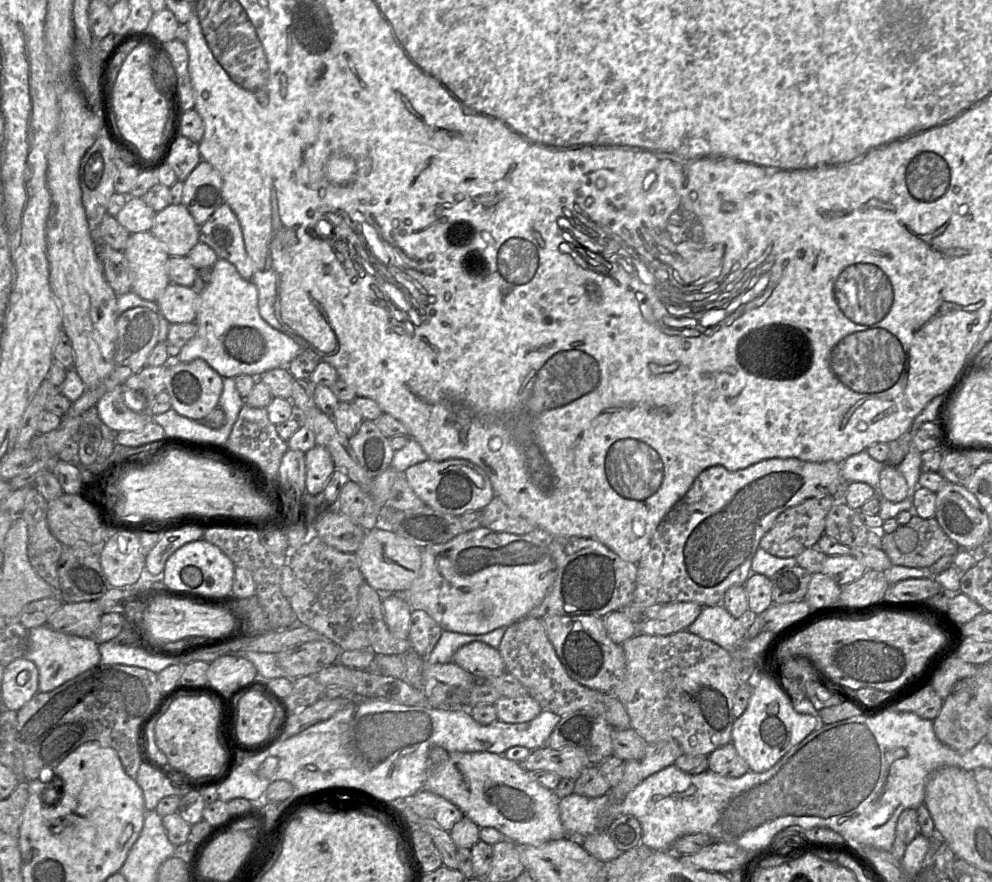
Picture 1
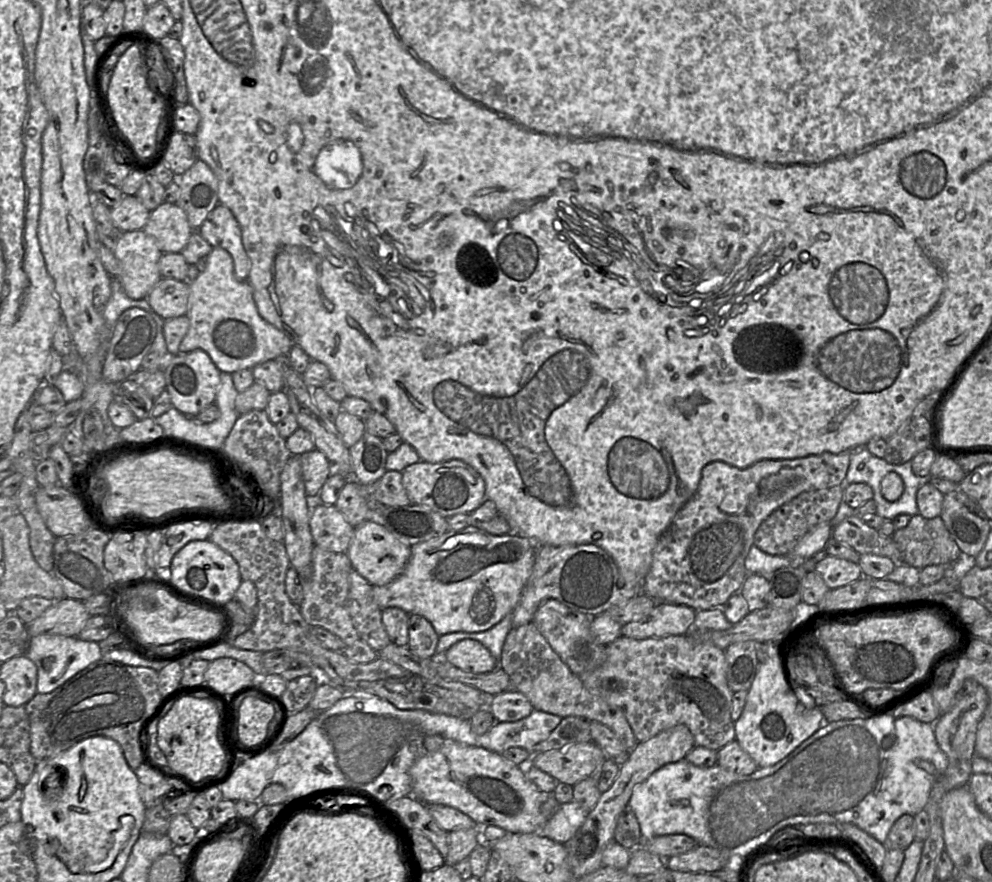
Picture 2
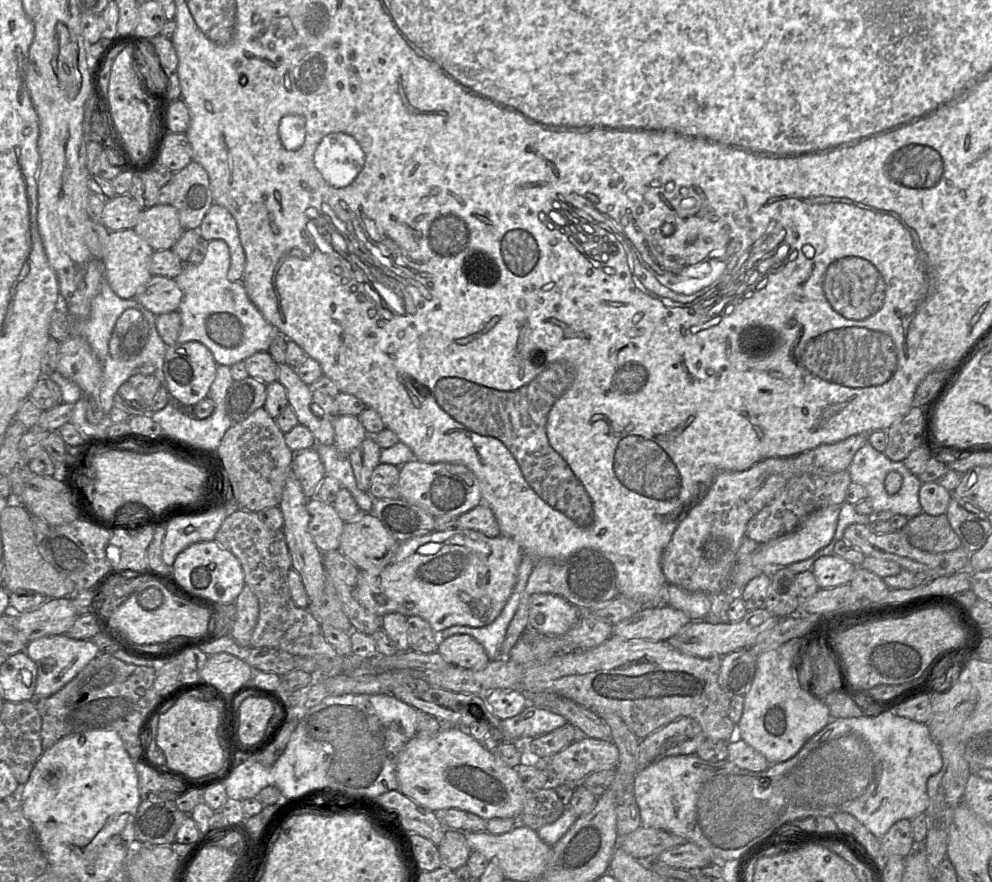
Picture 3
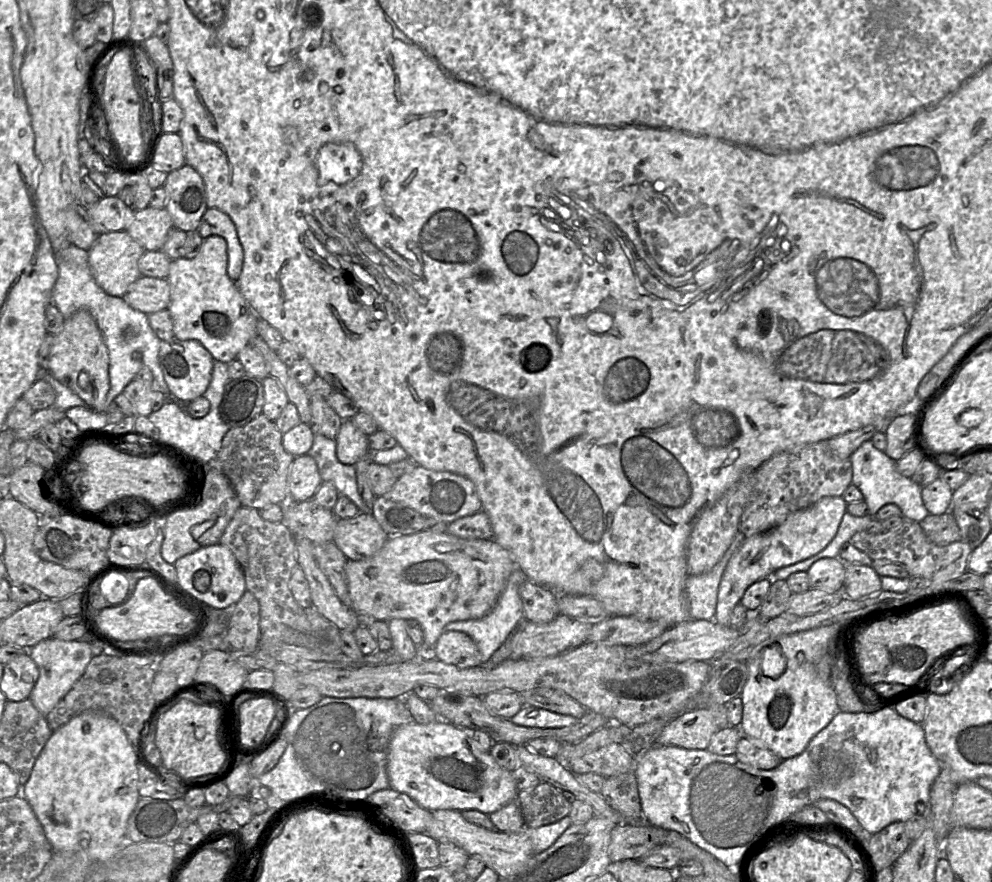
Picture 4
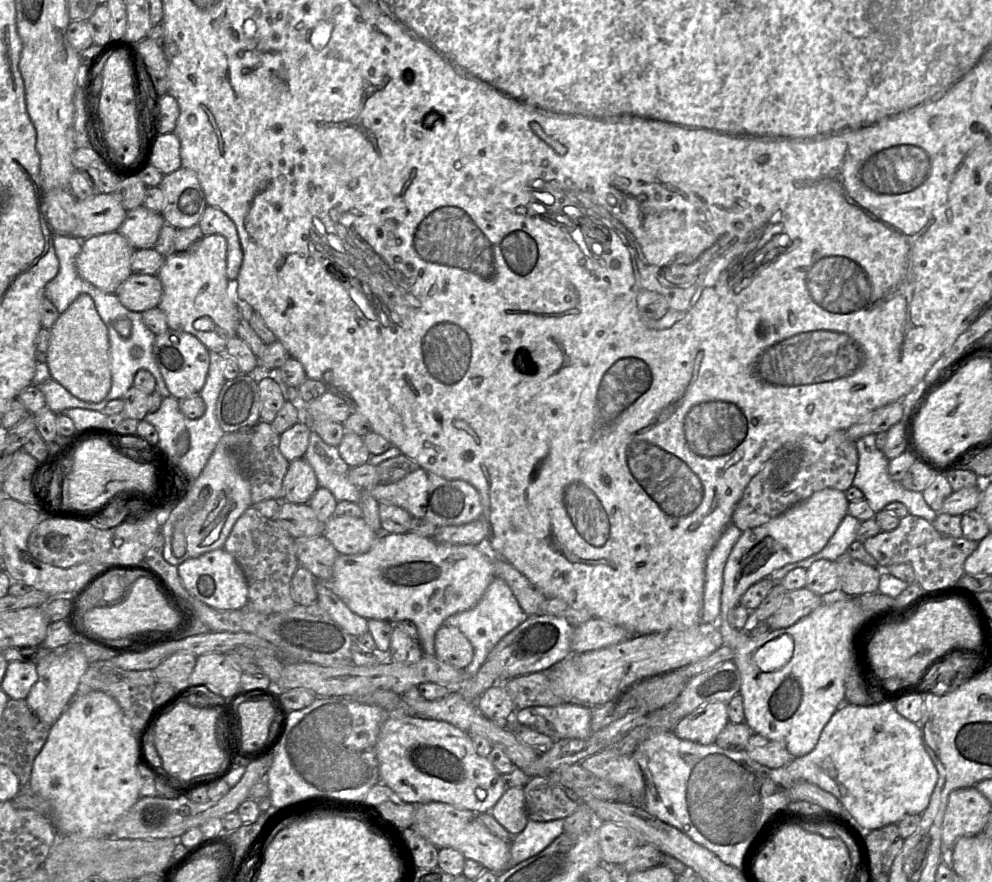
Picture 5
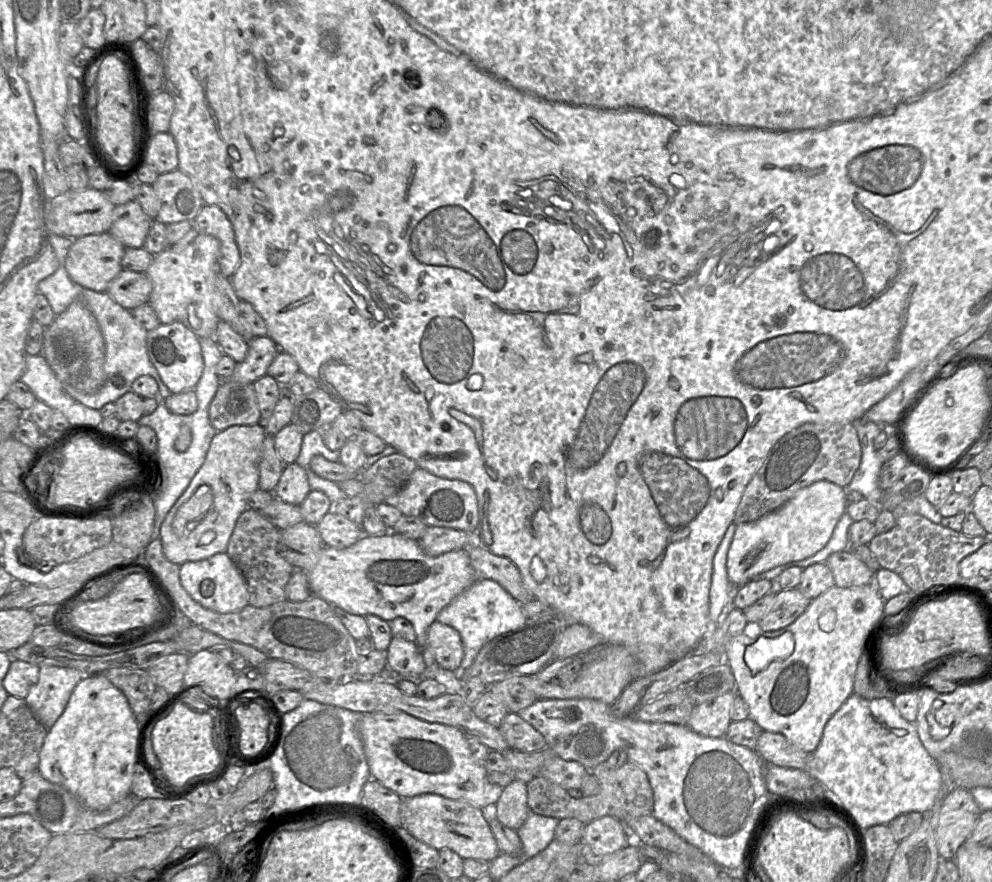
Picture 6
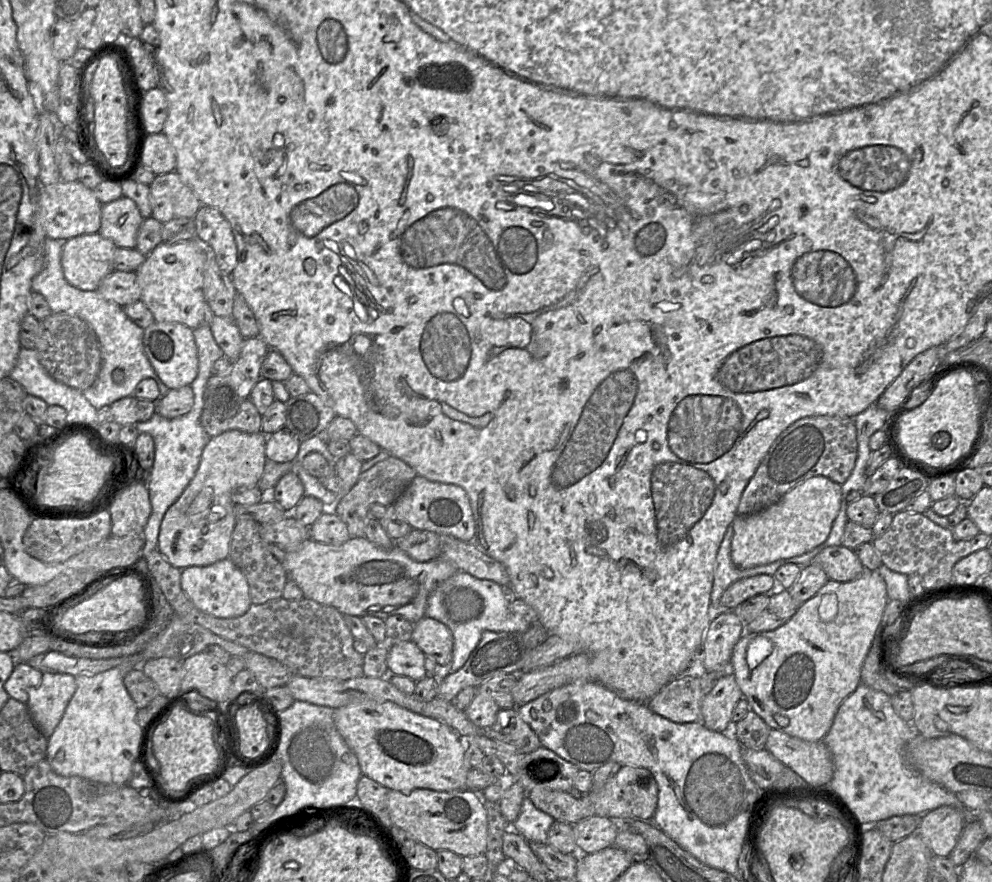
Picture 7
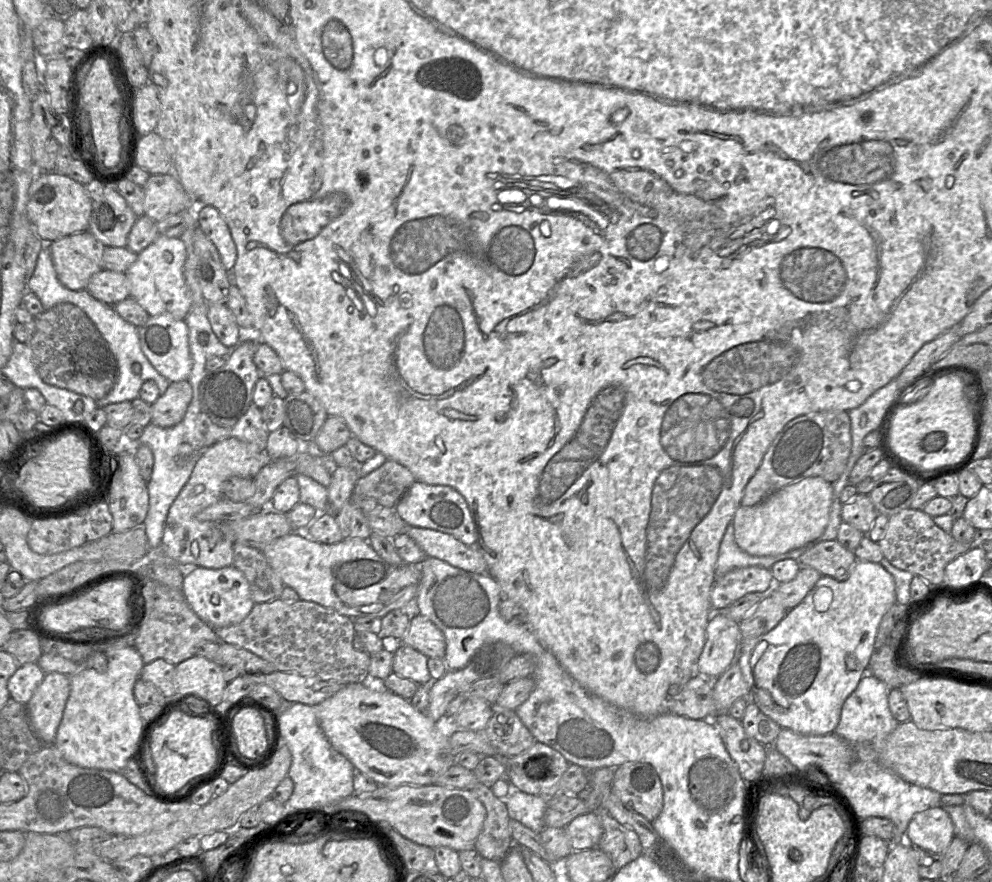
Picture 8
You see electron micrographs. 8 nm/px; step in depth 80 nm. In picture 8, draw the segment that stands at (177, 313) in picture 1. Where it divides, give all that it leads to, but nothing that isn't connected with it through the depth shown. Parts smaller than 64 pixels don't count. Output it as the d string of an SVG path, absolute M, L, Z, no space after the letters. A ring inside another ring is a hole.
M102 269L95 273L86 290L97 300L108 305L130 297L130 283L124 272Z

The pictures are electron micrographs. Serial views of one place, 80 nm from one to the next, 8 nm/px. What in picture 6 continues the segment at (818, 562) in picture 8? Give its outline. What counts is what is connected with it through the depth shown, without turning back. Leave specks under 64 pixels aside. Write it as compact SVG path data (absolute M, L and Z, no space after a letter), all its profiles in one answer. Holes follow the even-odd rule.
M849 550L831 554L825 563L833 573L835 585L840 588L873 584L875 572Z

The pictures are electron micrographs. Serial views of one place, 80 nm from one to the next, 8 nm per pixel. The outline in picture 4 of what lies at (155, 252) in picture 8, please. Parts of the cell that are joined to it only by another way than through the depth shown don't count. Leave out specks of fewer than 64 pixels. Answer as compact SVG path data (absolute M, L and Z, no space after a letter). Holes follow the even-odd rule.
M212 235L204 239L196 257L172 260L167 276L170 285L168 311L173 320L175 337L179 340L198 341L214 360L224 363L237 359L238 353L252 344L257 335L258 321L237 283L228 277L227 267L227 241L221 236Z

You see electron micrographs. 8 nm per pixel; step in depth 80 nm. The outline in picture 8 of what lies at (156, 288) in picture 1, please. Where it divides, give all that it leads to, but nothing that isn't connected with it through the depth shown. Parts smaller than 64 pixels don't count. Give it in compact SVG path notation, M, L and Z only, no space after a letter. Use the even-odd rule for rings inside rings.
M89 231L61 237L49 247L58 280L70 290L86 289L91 277L103 269L106 246Z

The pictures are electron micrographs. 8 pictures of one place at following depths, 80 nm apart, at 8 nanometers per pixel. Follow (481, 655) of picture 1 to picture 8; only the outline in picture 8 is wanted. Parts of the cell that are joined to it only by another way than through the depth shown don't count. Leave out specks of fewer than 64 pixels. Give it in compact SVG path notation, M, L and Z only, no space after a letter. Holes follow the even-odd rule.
M420 614L410 619L410 623L406 633L399 642L394 642L394 644L395 643L403 643L409 645L428 658L439 658L444 660L446 654L446 639L443 632L429 618Z

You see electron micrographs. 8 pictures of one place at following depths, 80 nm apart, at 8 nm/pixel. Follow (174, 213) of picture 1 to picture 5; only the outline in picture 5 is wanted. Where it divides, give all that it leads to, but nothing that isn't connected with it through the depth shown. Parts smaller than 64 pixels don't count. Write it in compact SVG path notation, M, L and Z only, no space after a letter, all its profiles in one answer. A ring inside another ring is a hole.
M139 206L127 212L119 228L135 249L154 248L162 227L166 224L162 213Z

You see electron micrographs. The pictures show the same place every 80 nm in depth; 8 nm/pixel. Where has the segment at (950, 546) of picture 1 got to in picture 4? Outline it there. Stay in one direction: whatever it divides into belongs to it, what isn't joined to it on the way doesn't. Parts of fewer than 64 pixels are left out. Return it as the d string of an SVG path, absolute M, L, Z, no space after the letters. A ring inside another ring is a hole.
M951 511L941 515L929 514L919 524L926 537L938 546L961 541L959 527Z

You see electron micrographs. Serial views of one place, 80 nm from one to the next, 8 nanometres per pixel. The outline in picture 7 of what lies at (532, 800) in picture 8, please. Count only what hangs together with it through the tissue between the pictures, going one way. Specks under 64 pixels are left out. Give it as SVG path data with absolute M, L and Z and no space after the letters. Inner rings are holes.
M525 796L517 819L511 828L519 833L527 842L547 844L548 831L555 819L535 807Z

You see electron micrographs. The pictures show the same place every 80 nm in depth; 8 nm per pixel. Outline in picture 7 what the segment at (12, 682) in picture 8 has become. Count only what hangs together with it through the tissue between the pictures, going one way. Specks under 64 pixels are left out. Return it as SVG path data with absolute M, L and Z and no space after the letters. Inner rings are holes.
M16 662L13 672L4 683L4 689L10 698L26 704L30 691L40 684L42 675L41 671L27 662Z

